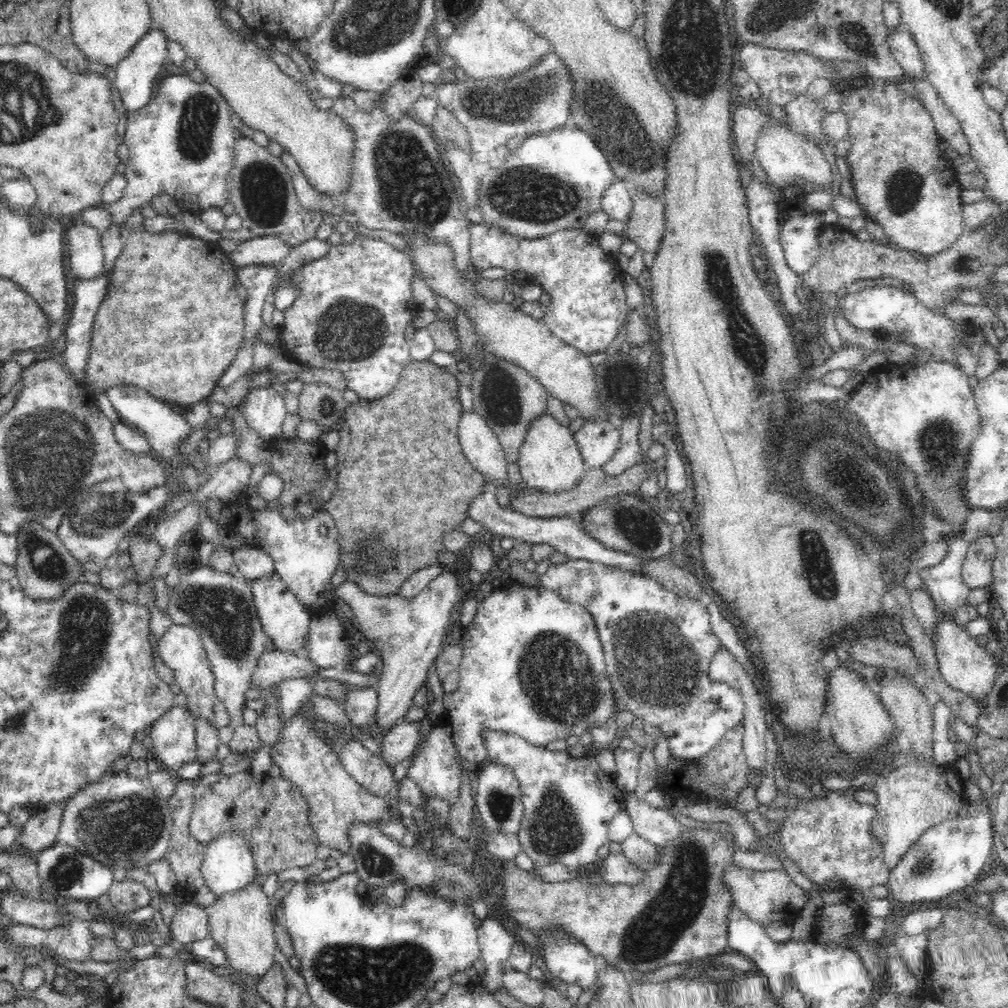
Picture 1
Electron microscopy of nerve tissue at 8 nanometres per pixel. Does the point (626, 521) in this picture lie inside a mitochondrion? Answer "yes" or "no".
yes

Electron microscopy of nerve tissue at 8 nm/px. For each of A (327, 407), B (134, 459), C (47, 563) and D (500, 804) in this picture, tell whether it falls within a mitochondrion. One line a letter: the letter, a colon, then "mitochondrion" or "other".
A: mitochondrion
B: other
C: mitochondrion
D: mitochondrion

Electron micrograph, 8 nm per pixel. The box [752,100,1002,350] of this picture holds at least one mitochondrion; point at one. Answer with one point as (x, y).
(904, 189)

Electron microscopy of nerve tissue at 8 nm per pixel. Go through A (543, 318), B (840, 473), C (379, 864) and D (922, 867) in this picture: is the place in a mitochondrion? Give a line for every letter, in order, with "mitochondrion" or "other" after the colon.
A: other
B: mitochondrion
C: mitochondrion
D: other

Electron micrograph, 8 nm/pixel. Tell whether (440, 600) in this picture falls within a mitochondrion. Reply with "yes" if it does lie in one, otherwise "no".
no

